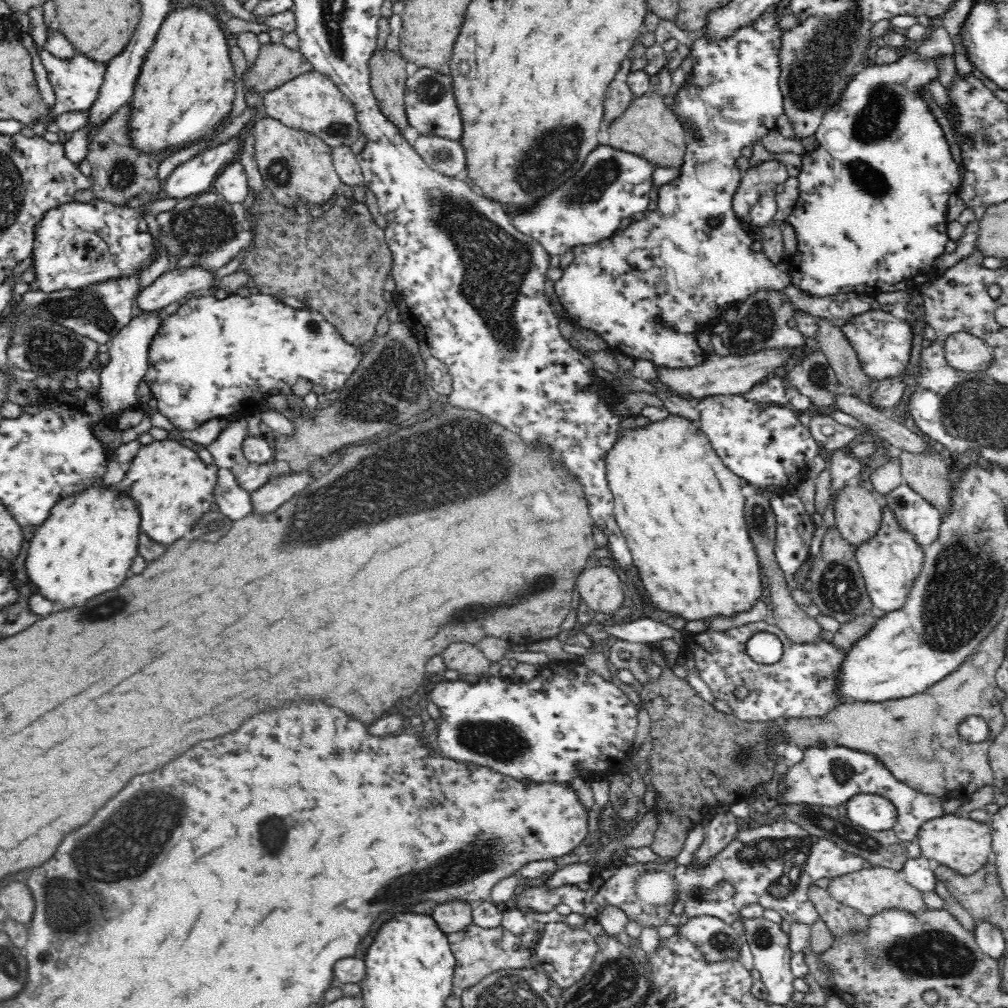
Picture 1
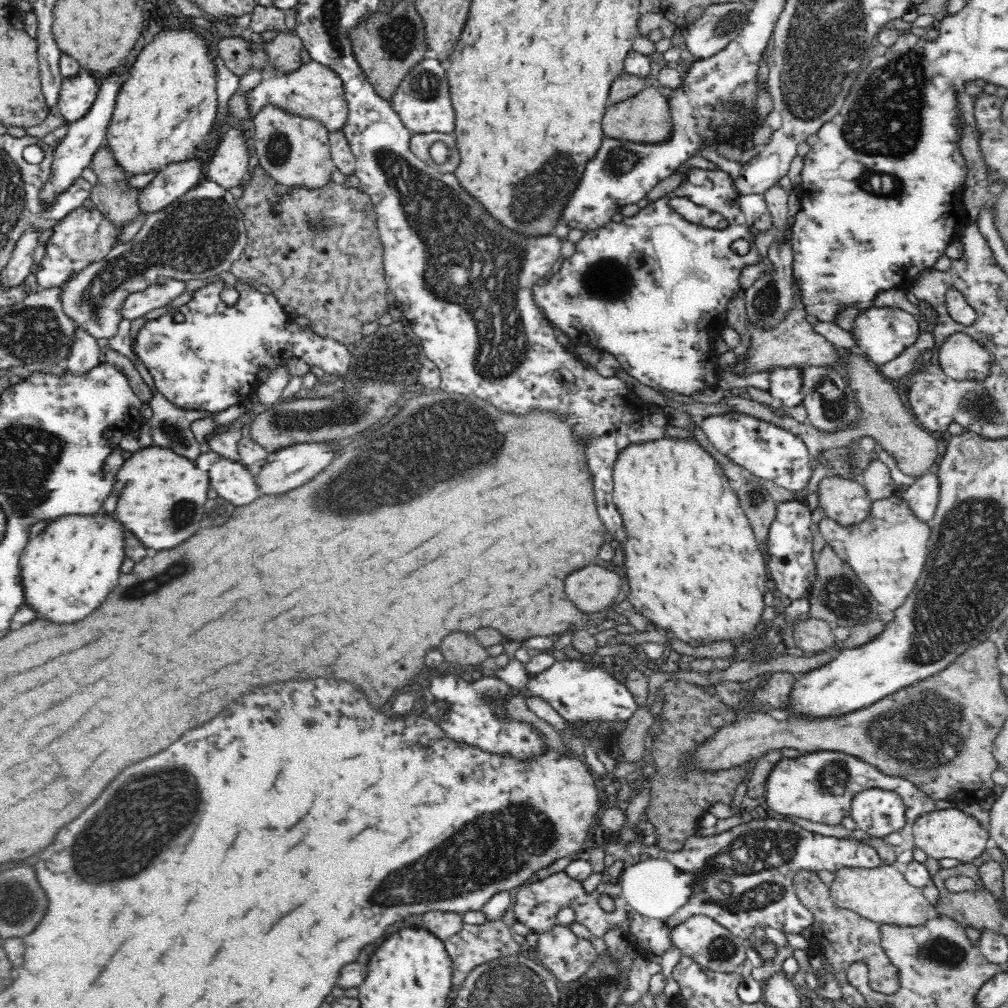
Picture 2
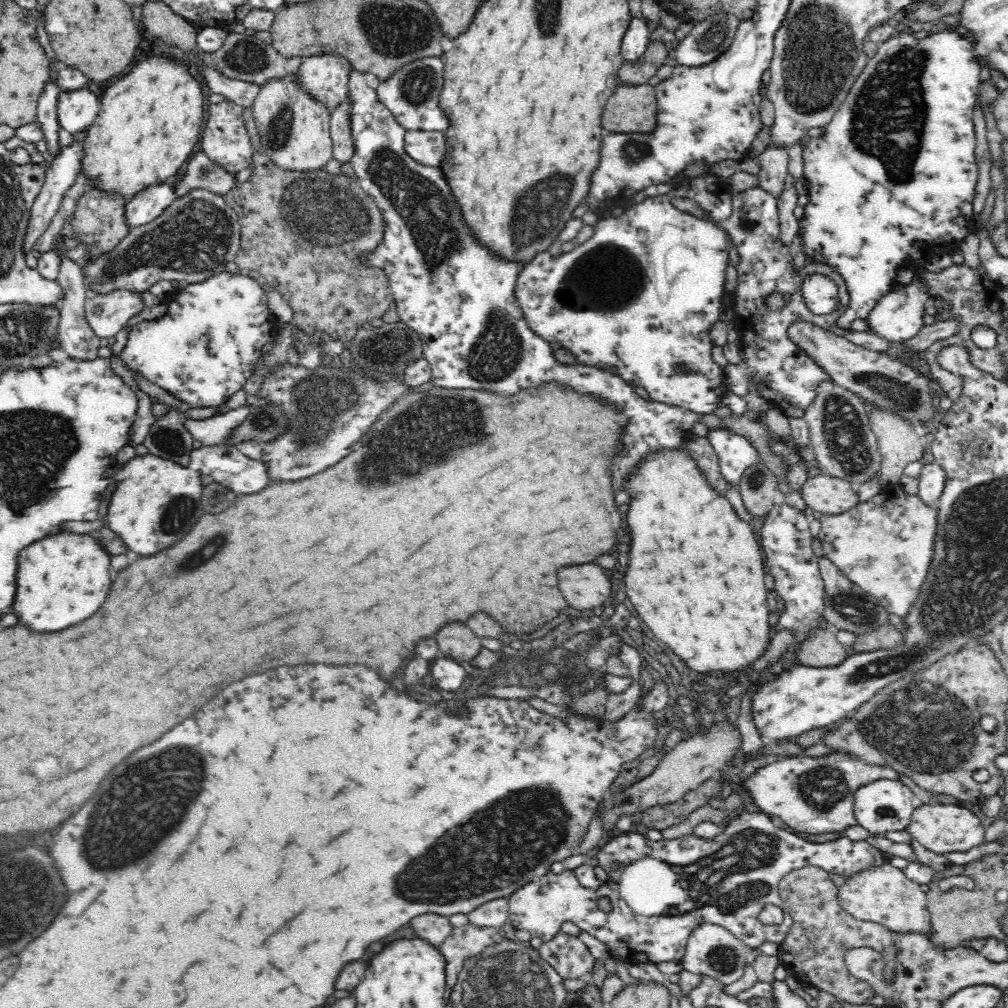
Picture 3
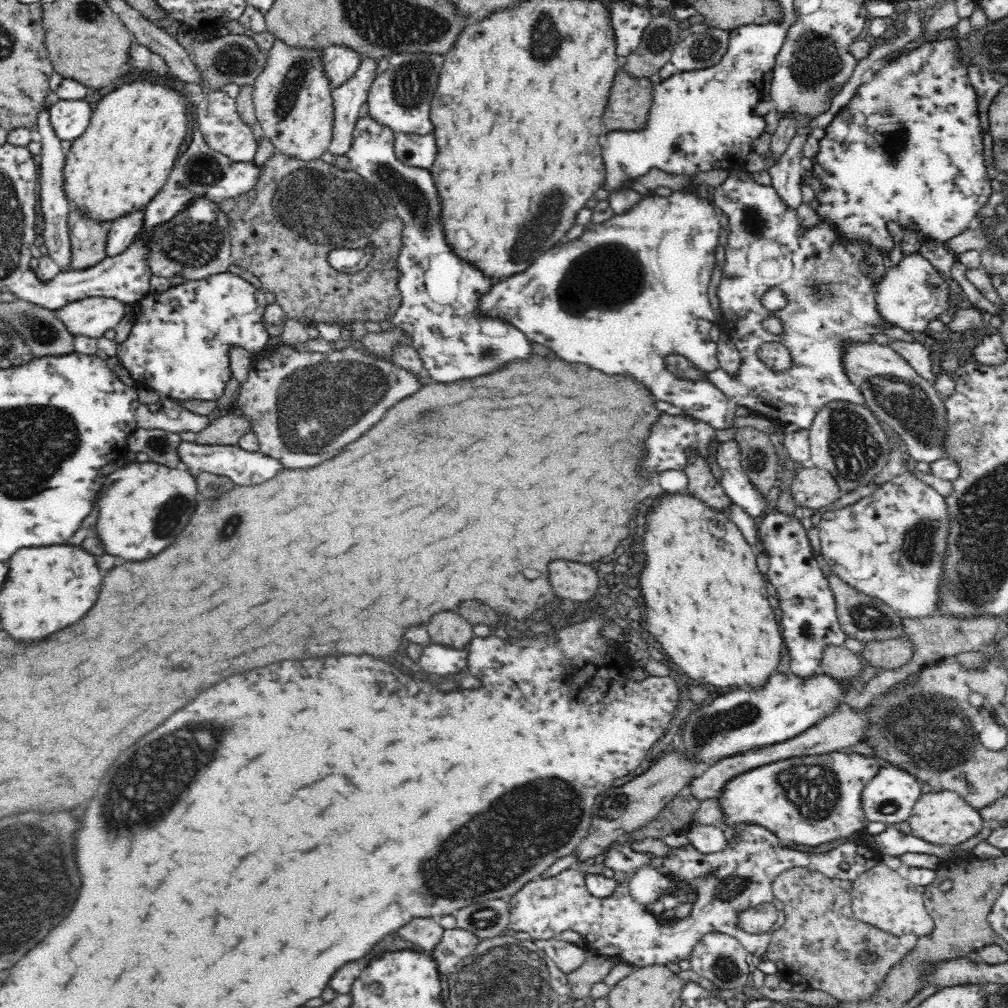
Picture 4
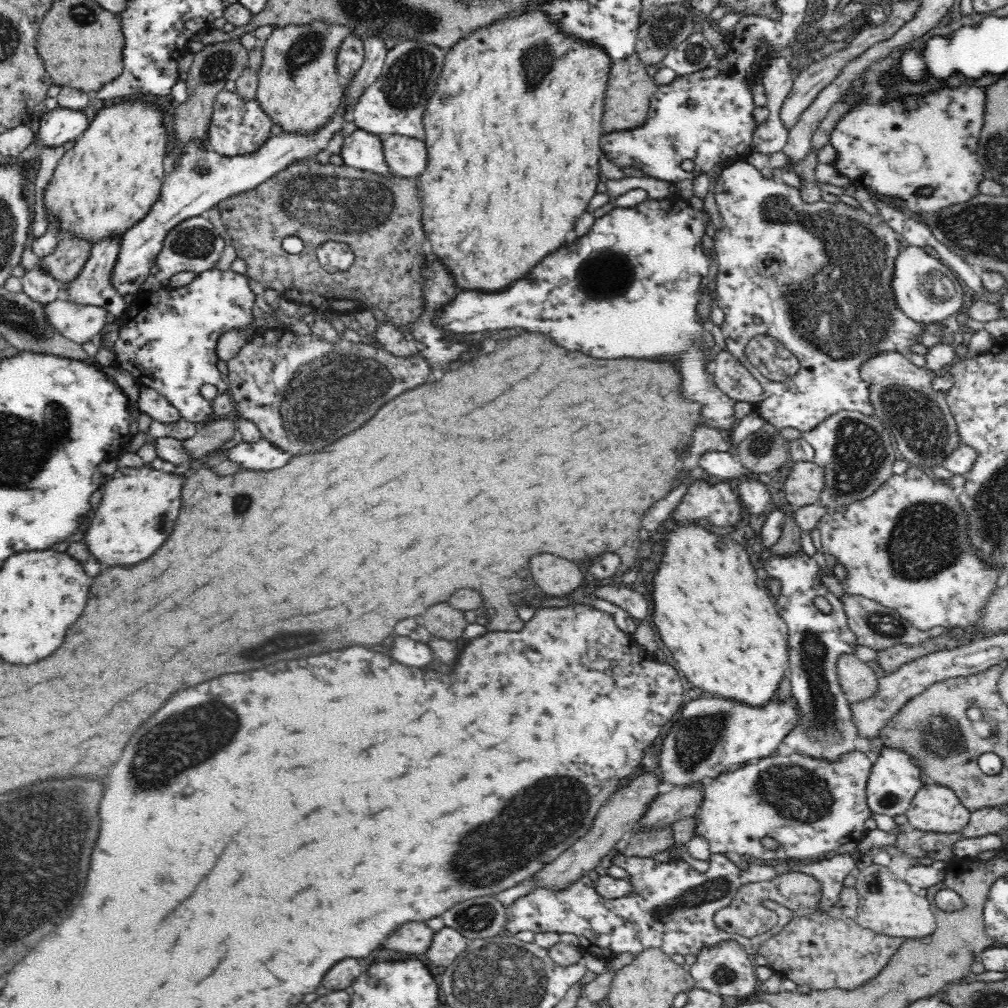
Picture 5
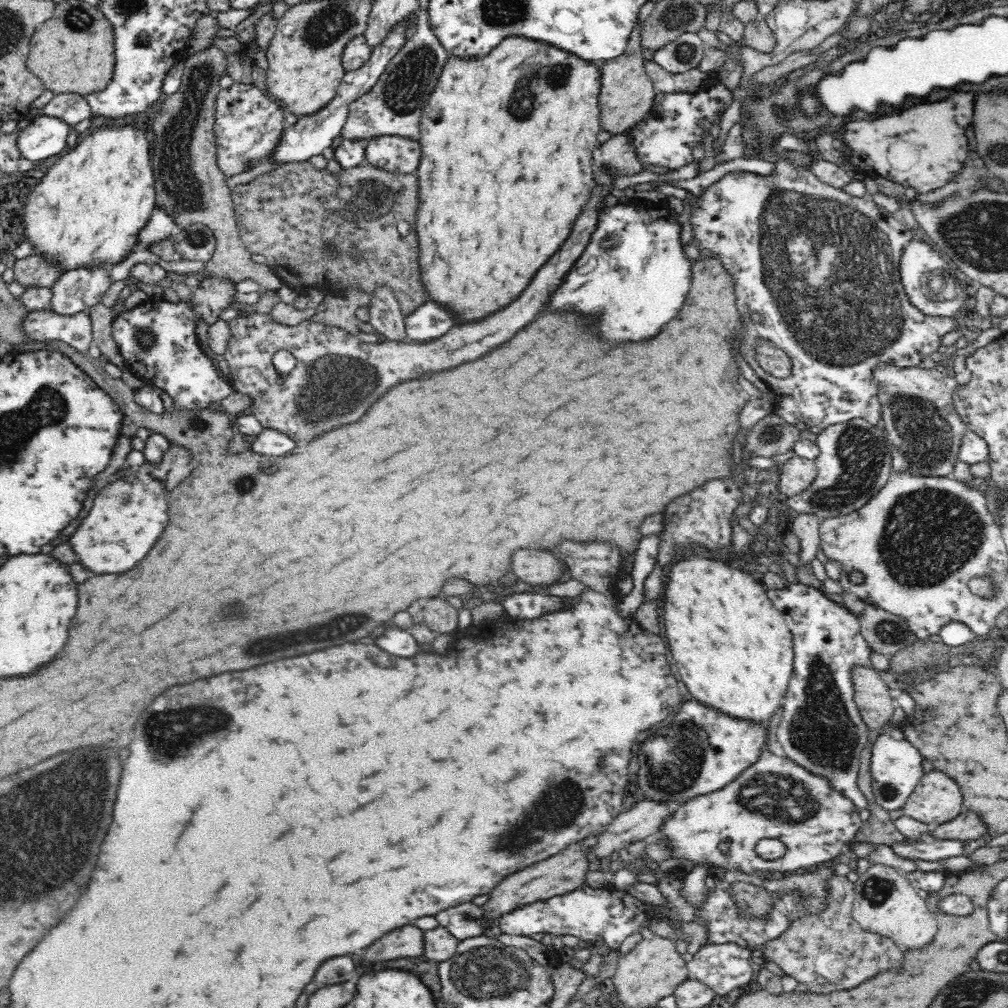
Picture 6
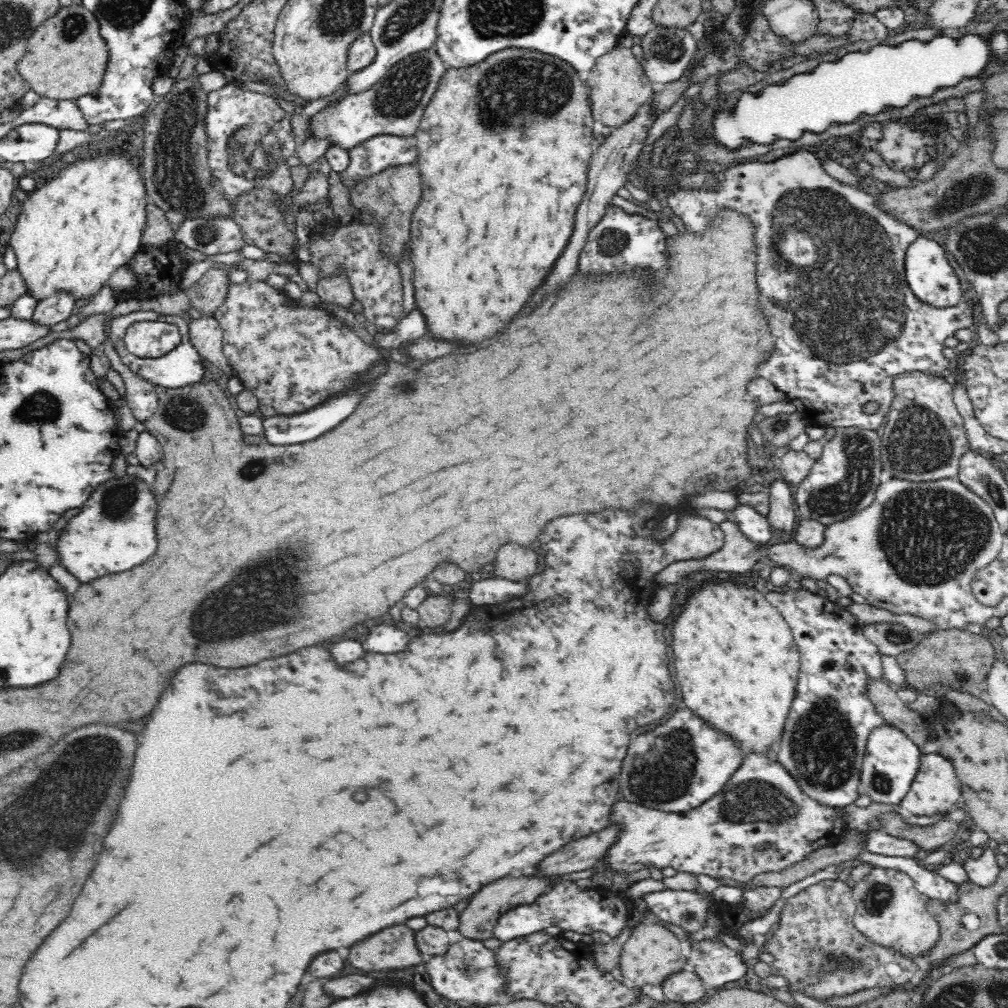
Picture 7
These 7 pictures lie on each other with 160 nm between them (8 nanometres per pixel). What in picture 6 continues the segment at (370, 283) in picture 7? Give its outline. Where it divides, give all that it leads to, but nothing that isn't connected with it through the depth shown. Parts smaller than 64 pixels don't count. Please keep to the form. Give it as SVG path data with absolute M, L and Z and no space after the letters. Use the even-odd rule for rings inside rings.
M384 284L376 288L370 296L368 310L369 322L375 328L376 334L382 334L390 341L408 342L403 323L405 316L402 313L396 291L392 287Z

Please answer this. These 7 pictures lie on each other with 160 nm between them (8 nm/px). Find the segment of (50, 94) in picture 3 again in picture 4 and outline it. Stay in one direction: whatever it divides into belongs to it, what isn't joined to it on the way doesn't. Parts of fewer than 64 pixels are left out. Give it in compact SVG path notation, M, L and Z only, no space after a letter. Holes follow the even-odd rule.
M46 107L38 114L36 124L36 138L42 143L40 160L40 178L37 182L40 188L40 214L44 220L44 246L49 260L54 261L61 271L68 271L67 266L70 262L70 241L68 228L68 214L70 210L69 201L63 193L62 169L65 161L65 154L62 153L61 140L56 138L52 125L49 121L49 114Z

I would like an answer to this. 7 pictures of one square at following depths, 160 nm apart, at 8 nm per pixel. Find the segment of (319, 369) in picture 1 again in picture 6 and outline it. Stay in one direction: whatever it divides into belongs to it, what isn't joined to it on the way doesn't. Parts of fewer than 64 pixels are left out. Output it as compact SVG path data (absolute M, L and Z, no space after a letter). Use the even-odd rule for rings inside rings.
M206 280L193 289L190 300L170 302L150 298L130 312L118 315L112 323L112 336L118 344L124 367L138 374L147 384L158 387L168 394L174 408L202 408L218 403L235 392L229 380L216 371L210 357L202 351L195 333L196 322L202 318L206 324L220 319L222 310L234 299L236 285L231 280ZM152 331L156 342L150 350L141 350L135 332Z

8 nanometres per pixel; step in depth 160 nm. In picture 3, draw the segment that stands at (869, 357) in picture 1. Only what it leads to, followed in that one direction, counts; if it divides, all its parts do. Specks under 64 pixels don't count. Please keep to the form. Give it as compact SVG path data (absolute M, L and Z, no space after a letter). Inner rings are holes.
M918 265L914 270L914 277L910 284L896 286L896 282L891 285L874 305L866 318L866 324L870 332L876 333L892 342L904 342L918 334L924 324L924 314L926 314L926 304L934 299L930 293L930 285L926 283L925 274L927 272L925 265Z

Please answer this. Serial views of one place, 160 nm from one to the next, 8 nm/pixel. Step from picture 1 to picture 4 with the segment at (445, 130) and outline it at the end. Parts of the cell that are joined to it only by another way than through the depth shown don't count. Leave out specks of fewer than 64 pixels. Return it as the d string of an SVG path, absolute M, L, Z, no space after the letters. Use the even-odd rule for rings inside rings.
M394 51L388 59L388 68L377 75L367 94L367 116L380 126L390 129L394 134L406 133L418 136L431 134L430 102L443 67L443 55L430 52Z

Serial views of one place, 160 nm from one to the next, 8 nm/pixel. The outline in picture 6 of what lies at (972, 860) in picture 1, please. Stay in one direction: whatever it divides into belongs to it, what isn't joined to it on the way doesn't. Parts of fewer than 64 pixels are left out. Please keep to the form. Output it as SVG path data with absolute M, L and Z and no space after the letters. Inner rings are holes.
M933 769L920 779L902 809L912 818L939 825L960 814L962 806L960 785L944 770Z

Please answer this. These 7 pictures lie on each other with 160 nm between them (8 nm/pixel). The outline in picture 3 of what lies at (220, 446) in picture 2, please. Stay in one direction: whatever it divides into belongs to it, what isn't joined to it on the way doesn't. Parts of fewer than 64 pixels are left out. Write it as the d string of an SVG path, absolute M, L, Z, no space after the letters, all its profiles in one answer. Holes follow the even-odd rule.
M244 406L204 420L188 418L184 420L184 428L193 436L193 440L199 440L203 445L226 444L225 440L230 431L246 420L250 409Z

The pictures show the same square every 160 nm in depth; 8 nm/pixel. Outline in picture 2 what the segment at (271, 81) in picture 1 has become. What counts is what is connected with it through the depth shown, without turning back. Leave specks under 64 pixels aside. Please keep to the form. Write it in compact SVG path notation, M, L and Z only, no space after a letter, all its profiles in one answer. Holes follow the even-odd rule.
M285 28L278 31L270 42L265 43L265 50L274 67L286 73L296 70L303 64L300 52L304 49L302 38L298 36L296 30Z

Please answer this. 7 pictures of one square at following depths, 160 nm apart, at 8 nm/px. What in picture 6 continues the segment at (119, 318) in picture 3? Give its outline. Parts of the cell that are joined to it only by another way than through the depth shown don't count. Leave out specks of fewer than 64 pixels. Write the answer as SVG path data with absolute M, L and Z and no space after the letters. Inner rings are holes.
M49 309L26 313L19 324L21 334L32 342L58 340L69 344L82 354L88 353L92 325L87 310L72 316L60 316Z

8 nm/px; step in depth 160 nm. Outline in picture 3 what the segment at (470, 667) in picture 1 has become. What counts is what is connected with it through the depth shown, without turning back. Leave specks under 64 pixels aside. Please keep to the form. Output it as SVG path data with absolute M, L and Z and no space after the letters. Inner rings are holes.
M460 622L444 624L436 634L436 642L438 642L440 652L454 657L460 663L469 663L470 659L478 654L481 639Z

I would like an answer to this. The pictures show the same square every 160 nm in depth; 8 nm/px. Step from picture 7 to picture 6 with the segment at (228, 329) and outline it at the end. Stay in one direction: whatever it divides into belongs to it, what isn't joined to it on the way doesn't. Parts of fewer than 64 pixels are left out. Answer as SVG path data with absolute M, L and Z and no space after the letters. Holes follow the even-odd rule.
M608 165L594 172L592 192L564 246L546 262L546 266L542 266L532 284L514 304L478 324L451 326L443 335L427 342L387 340L368 343L347 330L312 318L290 326L276 321L270 312L262 314L250 310L228 320L230 338L223 357L229 366L229 381L235 391L254 400L254 405L246 413L252 413L263 428L278 429L294 437L299 444L304 444L320 432L332 430L336 424L359 420L366 409L382 396L382 392L386 392L386 388L398 384L400 380L412 380L412 376L426 370L442 370L468 360L472 362L492 348L504 344L550 306L554 292L564 284L564 278L574 268L599 225L606 198L615 190L614 176L618 174L618 169L608 168ZM279 350L291 353L297 360L290 372L280 373L274 367L272 357Z

